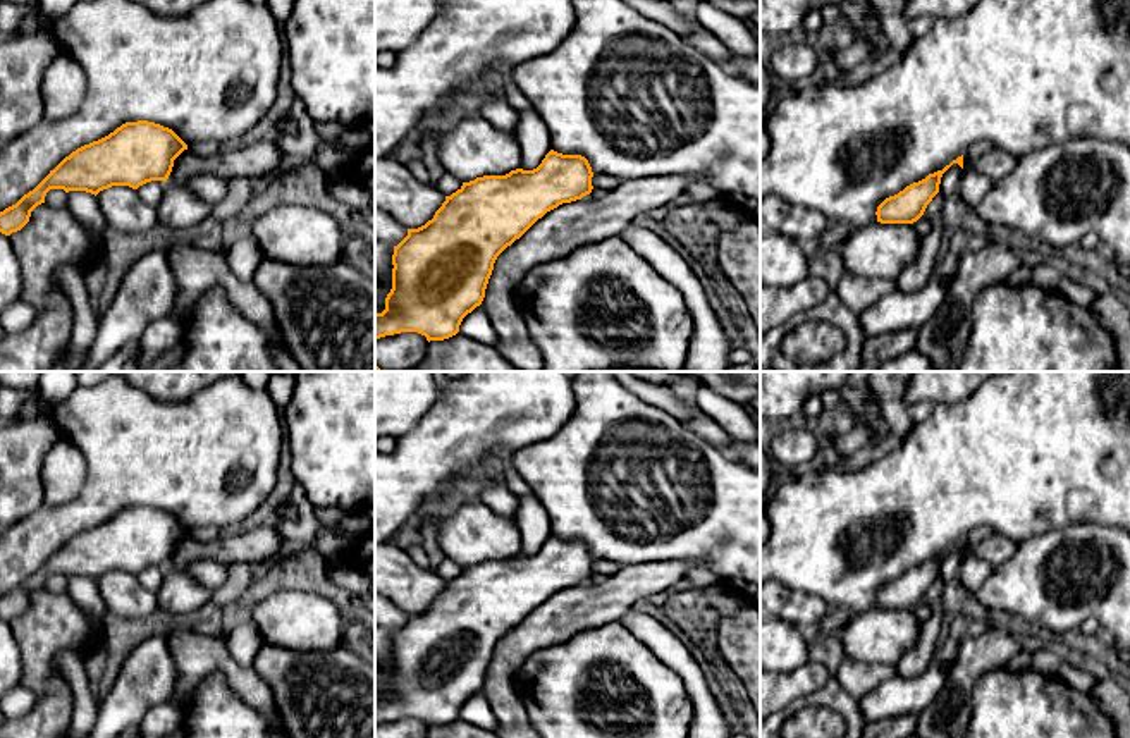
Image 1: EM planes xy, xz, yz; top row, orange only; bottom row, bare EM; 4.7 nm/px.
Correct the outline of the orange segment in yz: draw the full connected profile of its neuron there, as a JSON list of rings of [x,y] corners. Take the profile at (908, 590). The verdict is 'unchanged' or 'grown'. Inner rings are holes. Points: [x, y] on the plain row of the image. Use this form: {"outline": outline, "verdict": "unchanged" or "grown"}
{"outline": [[[963,540],[946,550],[943,556],[929,559],[925,564],[906,571],[894,581],[886,583],[877,592],[877,607],[881,609],[913,609],[917,607],[932,583],[939,578],[943,559],[958,549],[963,554]]], "verdict": "unchanged"}

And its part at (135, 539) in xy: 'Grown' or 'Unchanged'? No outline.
Unchanged

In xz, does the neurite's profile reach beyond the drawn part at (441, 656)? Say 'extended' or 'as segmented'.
as segmented

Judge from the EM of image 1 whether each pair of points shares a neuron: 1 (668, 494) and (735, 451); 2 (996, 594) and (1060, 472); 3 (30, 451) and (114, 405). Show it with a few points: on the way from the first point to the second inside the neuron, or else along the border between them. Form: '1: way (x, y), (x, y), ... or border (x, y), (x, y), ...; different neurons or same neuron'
1: border (724, 453), (742, 463); different neurons
2: border (1063, 527), (1027, 535), (1017, 542); different neurons
3: border (50, 412), (62, 434); different neurons

